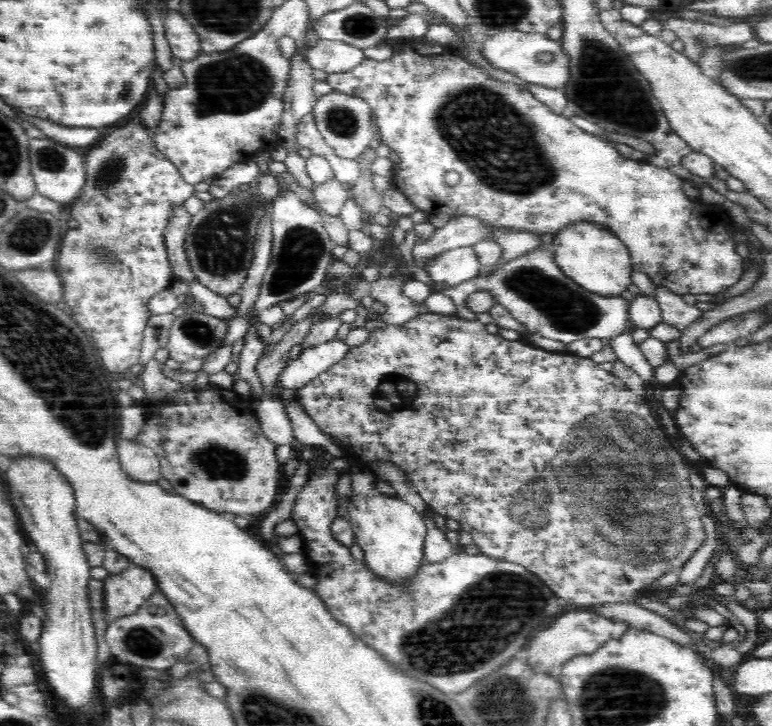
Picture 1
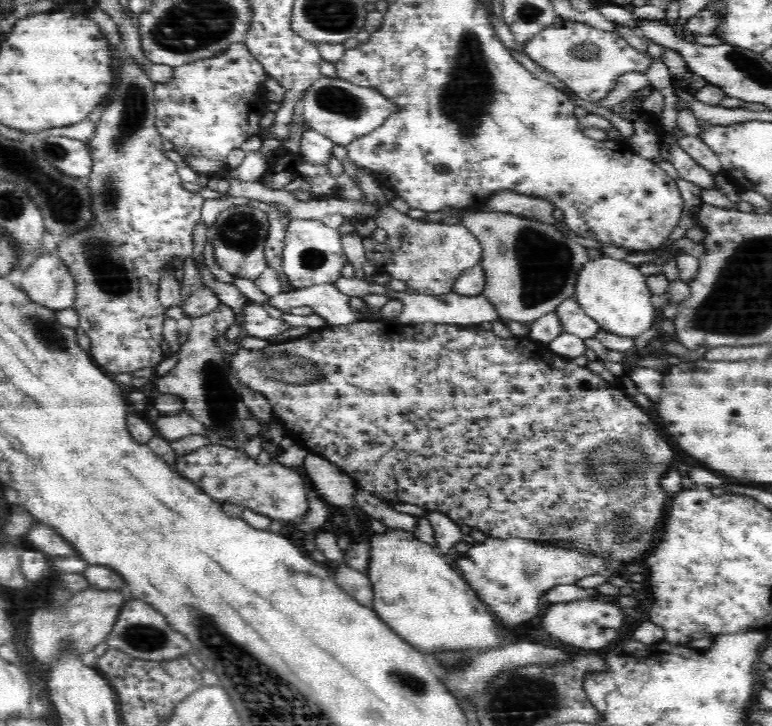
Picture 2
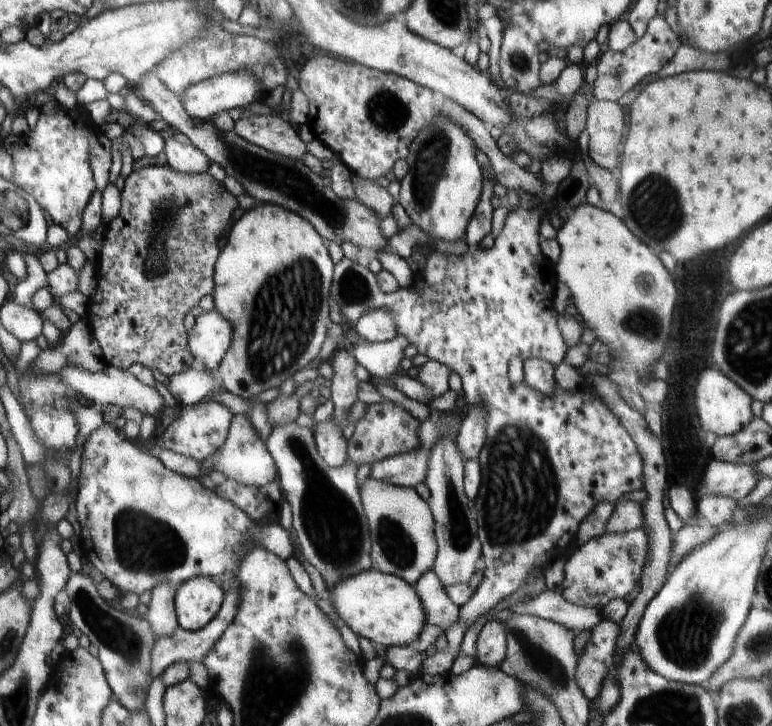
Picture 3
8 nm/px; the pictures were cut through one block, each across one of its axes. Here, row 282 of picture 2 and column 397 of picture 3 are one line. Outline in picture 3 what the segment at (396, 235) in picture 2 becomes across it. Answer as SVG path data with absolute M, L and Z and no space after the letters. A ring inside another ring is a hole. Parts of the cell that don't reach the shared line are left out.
M384 399L384 404L367 404L365 407L367 411L355 424L355 430L347 440L348 459L354 461L357 468L361 464L375 464L377 461L397 456L397 454L416 452L421 446L420 421L404 408Z

